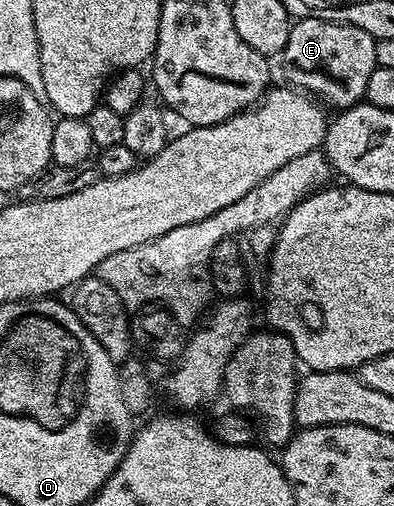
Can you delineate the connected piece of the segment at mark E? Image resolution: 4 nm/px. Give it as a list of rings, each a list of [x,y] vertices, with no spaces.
[[[308,16],[296,19],[289,30],[289,42],[285,42],[281,53],[286,83],[318,98],[324,105],[332,104],[335,110],[350,108],[365,97],[369,74],[377,66],[376,43],[374,36],[352,24]]]

